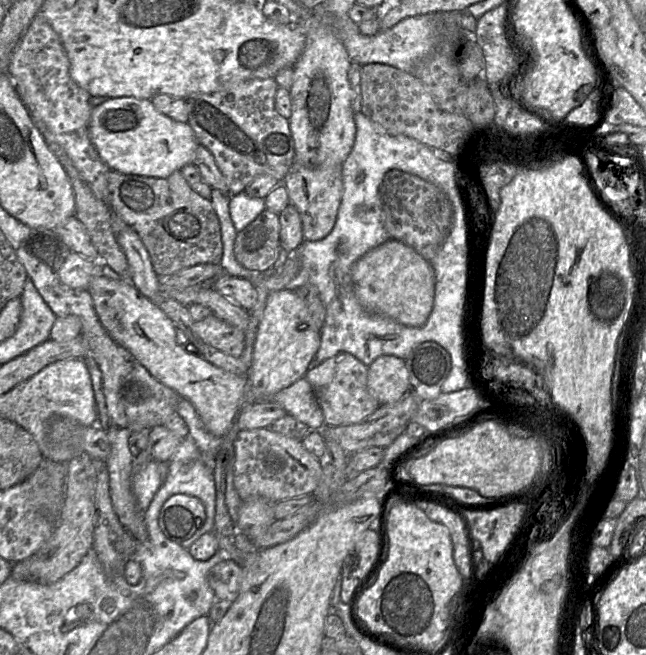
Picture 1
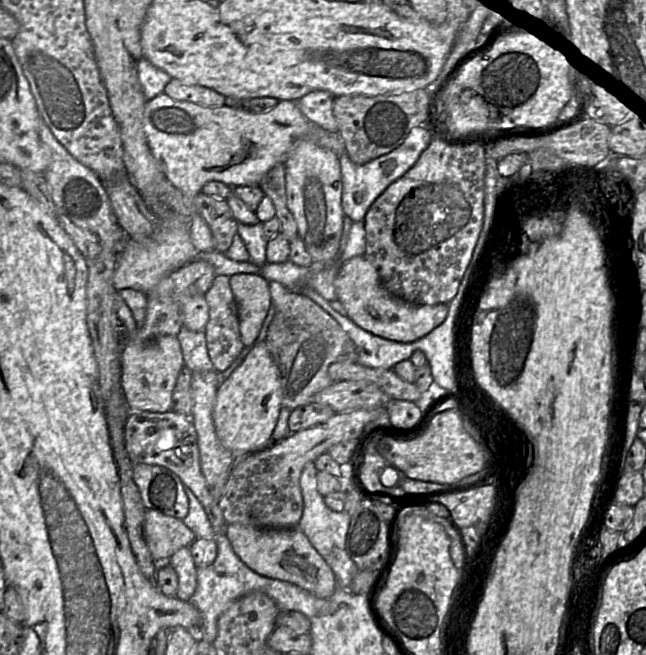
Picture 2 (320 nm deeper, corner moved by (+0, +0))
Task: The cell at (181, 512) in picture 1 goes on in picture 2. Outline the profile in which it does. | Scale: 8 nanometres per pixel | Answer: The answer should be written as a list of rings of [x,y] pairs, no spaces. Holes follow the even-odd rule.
[[[133,464],[133,479],[146,509],[155,509],[165,515],[183,520],[189,511],[189,500],[182,480],[171,470],[158,465]]]

